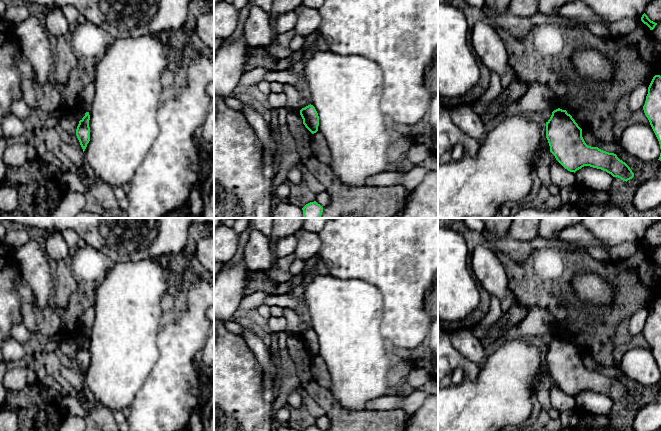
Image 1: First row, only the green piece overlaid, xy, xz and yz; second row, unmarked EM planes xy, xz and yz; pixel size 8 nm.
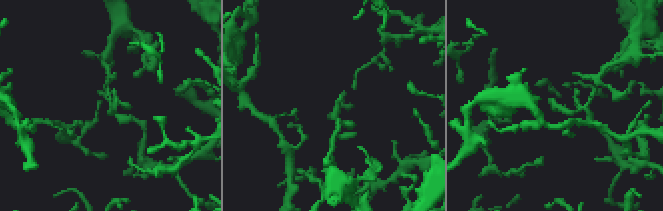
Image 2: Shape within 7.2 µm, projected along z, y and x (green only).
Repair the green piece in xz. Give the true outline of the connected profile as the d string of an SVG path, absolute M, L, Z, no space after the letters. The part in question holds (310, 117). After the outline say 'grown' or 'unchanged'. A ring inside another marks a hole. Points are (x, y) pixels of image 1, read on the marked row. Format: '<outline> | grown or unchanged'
M308 105L300 110L300 115L303 119L303 124L312 133L318 131L319 116L313 105Z | unchanged

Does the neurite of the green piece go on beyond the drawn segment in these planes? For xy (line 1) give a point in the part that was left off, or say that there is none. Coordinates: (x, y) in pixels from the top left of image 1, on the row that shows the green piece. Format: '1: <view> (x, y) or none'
1: none

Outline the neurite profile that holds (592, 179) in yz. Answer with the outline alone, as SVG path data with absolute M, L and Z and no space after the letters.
M584 166L575 172L576 185L587 192L609 193L613 185L613 176L601 169Z

